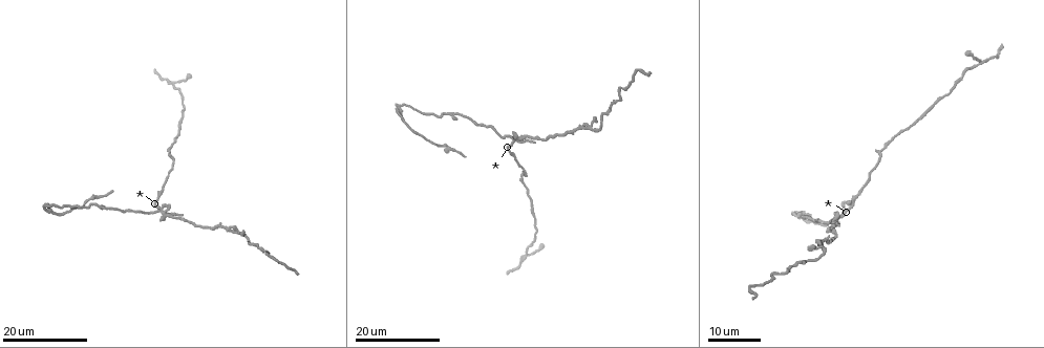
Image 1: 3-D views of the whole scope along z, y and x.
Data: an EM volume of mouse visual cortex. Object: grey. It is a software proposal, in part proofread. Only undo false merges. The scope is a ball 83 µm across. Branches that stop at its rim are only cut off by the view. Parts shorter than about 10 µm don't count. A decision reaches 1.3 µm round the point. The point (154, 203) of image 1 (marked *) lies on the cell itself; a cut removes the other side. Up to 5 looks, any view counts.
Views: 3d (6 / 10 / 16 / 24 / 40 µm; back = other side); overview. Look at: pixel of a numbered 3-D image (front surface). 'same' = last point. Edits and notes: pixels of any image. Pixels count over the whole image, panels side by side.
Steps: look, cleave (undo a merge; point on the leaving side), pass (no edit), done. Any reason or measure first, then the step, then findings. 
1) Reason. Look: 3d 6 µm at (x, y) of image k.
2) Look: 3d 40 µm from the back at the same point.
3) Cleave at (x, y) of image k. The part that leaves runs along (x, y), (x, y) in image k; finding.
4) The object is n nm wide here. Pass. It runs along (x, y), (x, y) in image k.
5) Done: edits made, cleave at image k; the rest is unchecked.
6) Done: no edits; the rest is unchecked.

Three-way junction. Look: 3d 16 µm at (520, 174) of image 1.

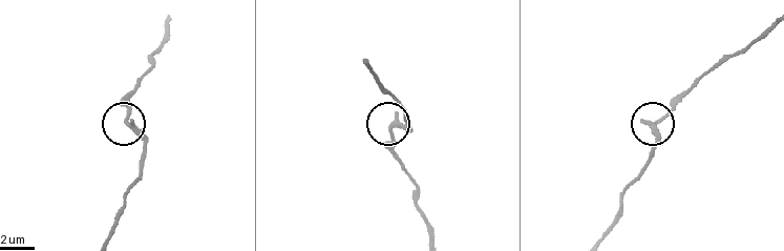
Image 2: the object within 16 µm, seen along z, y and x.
Look: 3d 6 µm at (661, 118) of image 2.

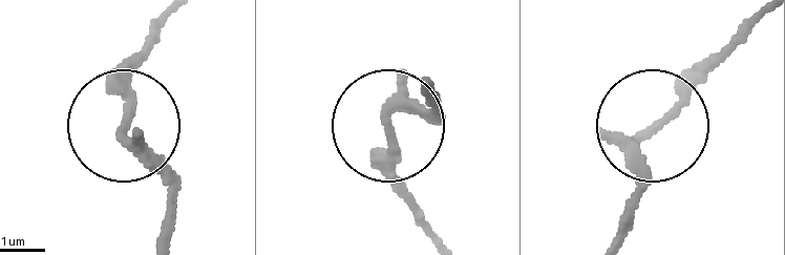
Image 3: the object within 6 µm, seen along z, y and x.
The object is 170 nm wide here. Pass. It runs along (162, 231), (162, 186), (121, 129), (140, 55) in image 3; one cell here.

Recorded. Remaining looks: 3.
Three-way junction. Look: 3d 24 µm at (172, 86) of image 1.

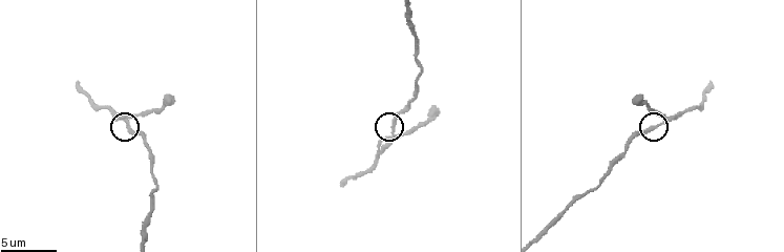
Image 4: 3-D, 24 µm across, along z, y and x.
Look: 3d 6 µm at (129, 123) of image 4.

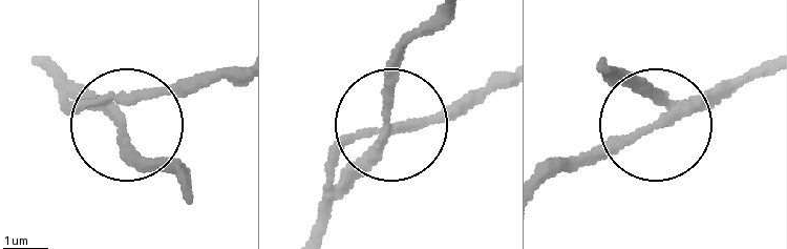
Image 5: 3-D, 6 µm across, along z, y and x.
3 arms meet here. Pass. It runs along (170, 171), (140, 160), (121, 122), (61, 81) in image 5; all the same cell.

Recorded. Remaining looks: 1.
Done: no edits; the rest is unchecked.

